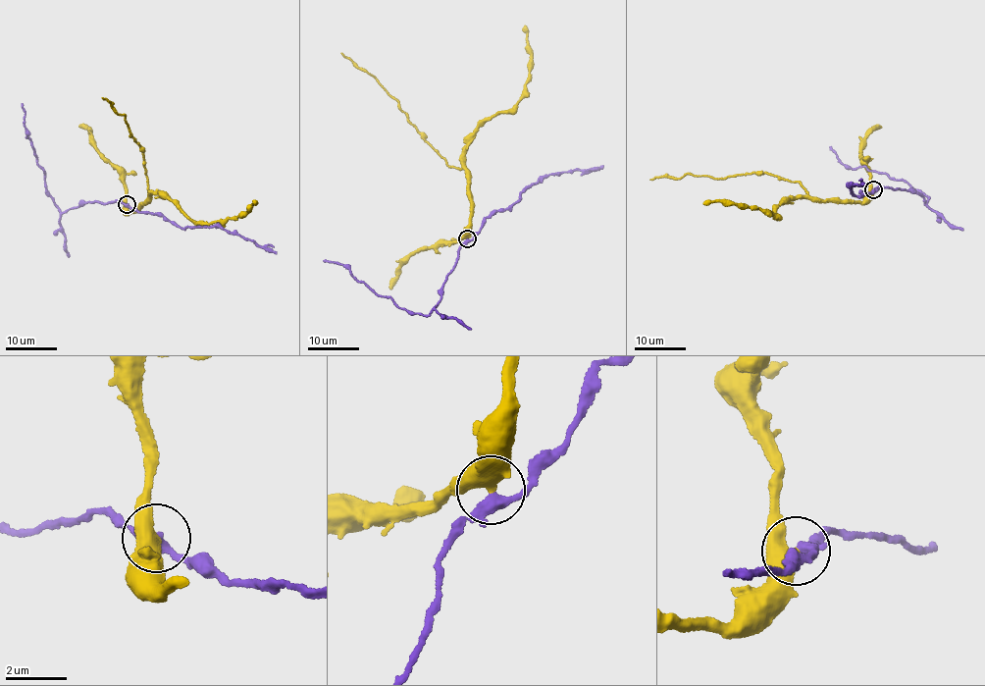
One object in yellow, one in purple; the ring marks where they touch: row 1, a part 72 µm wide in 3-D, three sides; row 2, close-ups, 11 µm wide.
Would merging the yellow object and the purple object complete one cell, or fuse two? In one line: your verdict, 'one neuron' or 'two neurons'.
two neurons

